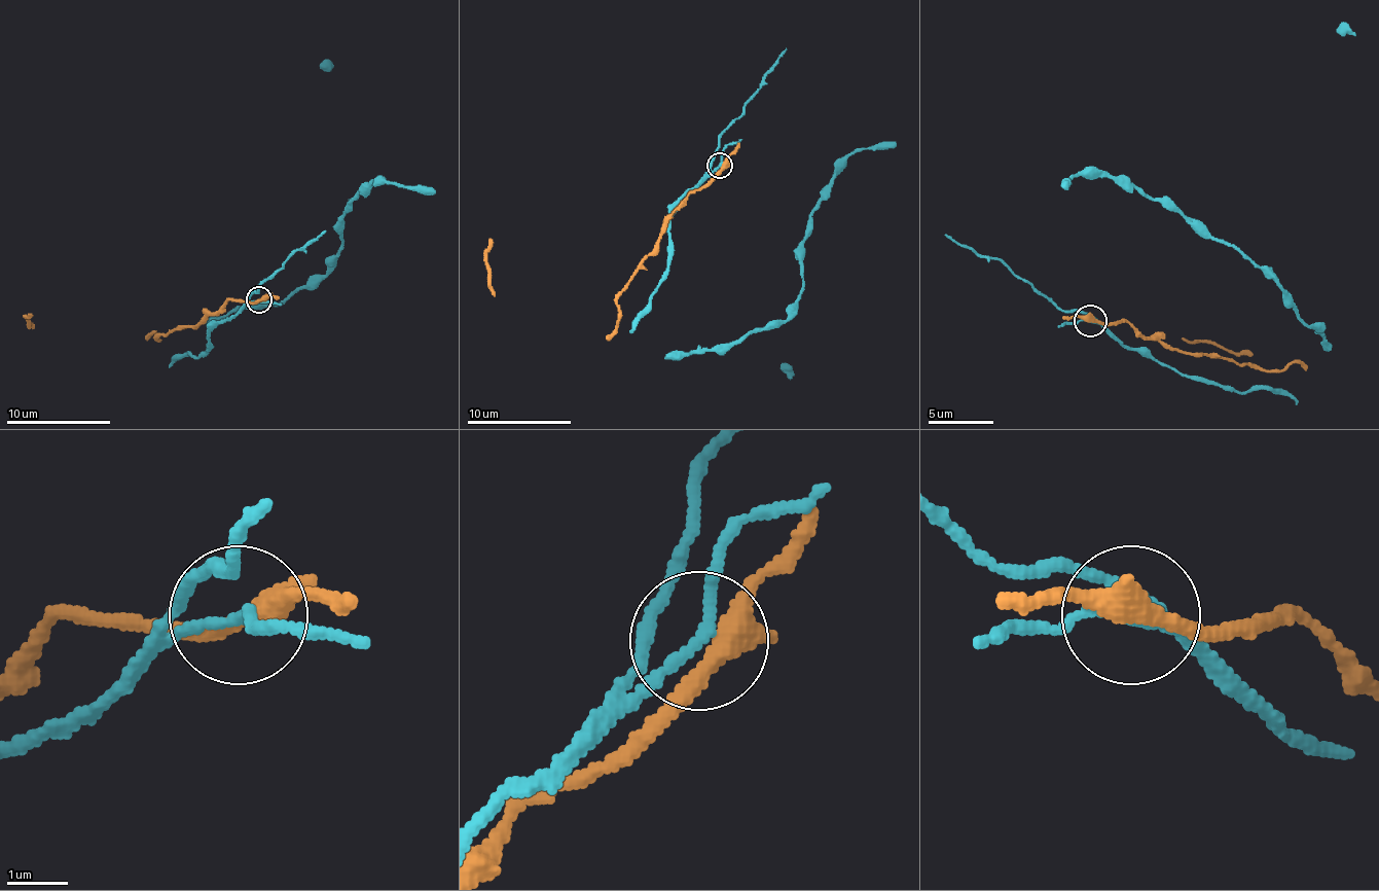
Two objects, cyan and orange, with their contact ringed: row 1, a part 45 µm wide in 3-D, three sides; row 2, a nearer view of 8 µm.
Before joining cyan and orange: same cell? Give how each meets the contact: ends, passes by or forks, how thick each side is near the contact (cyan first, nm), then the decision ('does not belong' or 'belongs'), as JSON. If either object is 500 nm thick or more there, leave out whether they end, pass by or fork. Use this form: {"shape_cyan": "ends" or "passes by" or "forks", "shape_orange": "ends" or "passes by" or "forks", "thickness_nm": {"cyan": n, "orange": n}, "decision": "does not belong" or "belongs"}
{"shape_cyan": "passes by", "shape_orange": "forks", "thickness_nm": {"cyan": 160, "orange": 320}, "decision": "does not belong"}

